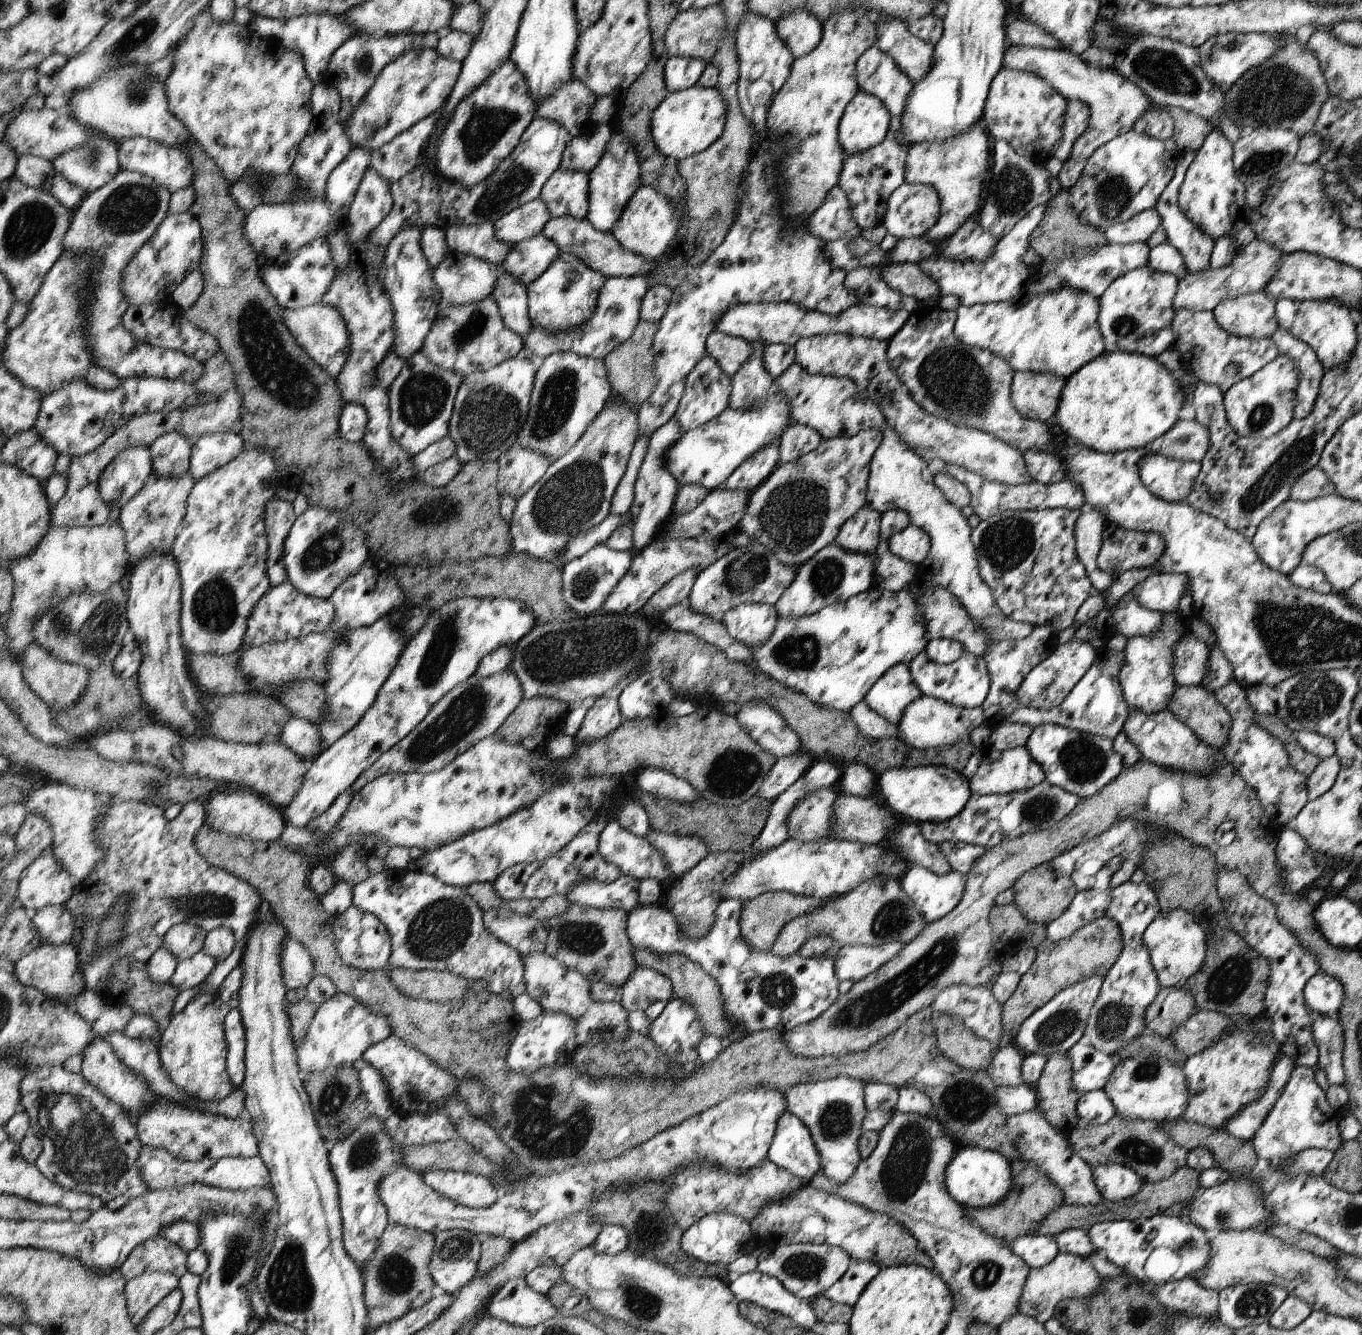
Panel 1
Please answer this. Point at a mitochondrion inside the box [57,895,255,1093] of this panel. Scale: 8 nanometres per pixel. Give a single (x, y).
(112, 996)

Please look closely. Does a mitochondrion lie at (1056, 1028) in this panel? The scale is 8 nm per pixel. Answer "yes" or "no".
yes

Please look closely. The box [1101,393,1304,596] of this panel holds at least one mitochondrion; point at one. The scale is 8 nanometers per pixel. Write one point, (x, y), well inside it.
(1263, 414)

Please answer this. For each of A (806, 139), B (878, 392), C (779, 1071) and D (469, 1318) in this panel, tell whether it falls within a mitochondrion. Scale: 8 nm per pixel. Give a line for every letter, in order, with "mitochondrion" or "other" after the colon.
A: mitochondrion
B: other
C: other
D: other

